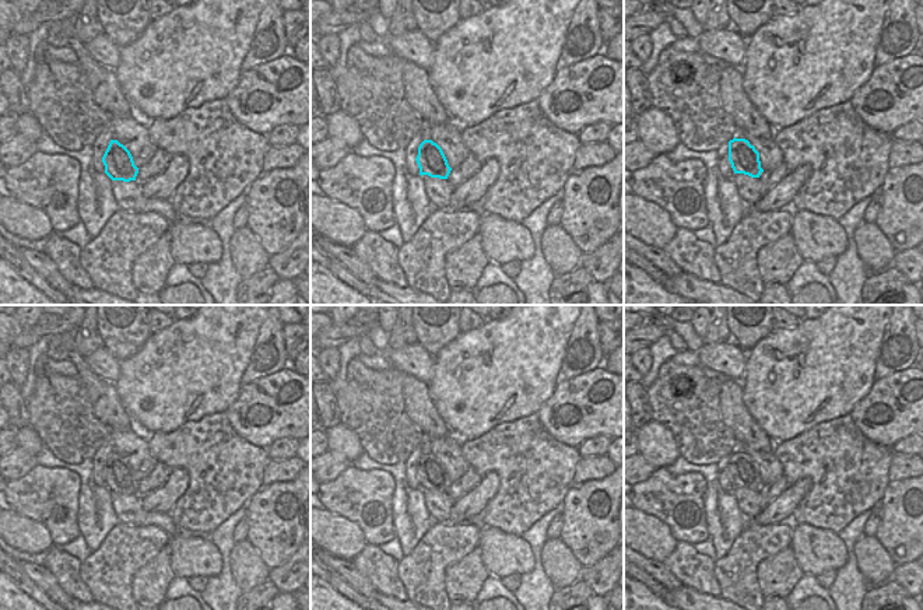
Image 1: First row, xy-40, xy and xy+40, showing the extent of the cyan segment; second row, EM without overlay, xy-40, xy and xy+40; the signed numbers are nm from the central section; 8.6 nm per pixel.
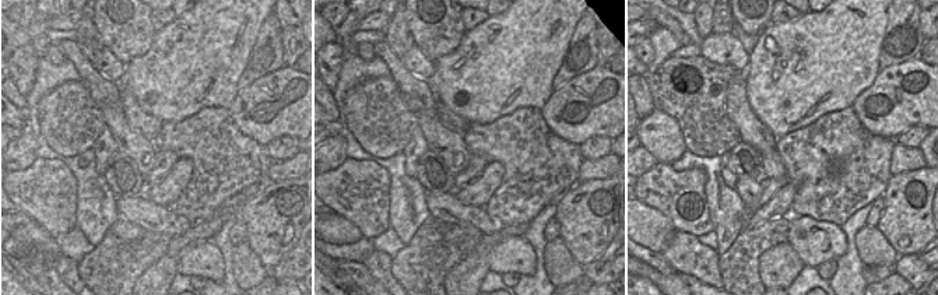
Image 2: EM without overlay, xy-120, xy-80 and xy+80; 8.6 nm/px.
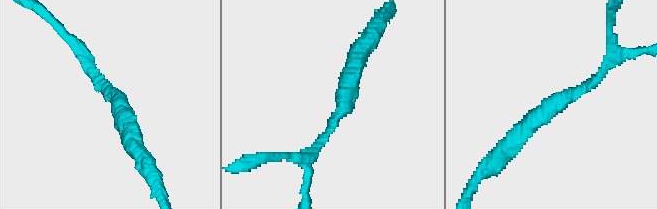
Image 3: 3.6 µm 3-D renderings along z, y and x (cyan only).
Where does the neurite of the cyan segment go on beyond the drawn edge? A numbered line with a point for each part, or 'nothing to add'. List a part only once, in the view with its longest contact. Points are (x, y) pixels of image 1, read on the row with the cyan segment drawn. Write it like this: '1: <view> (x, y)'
nothing to add.

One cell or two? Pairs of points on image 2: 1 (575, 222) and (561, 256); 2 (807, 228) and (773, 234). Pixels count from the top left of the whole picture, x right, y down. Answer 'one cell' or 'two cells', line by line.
1: two cells
2: two cells

